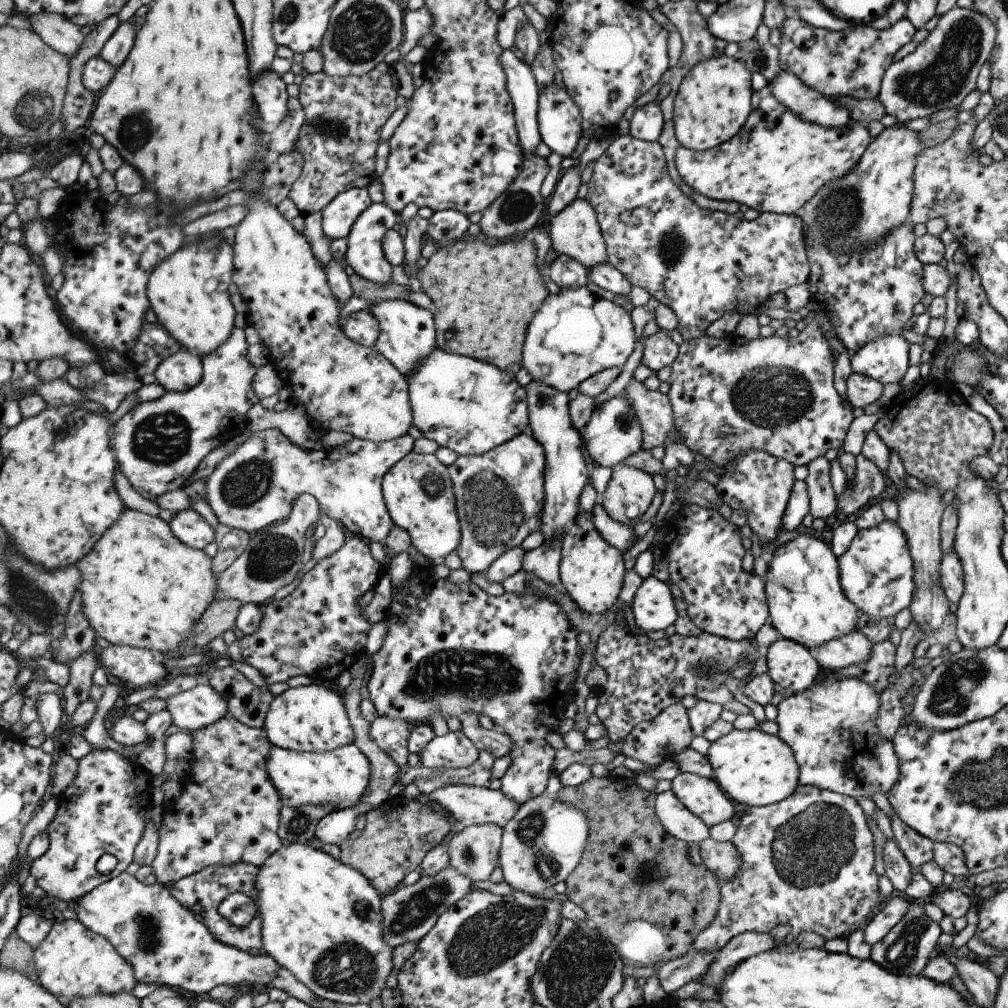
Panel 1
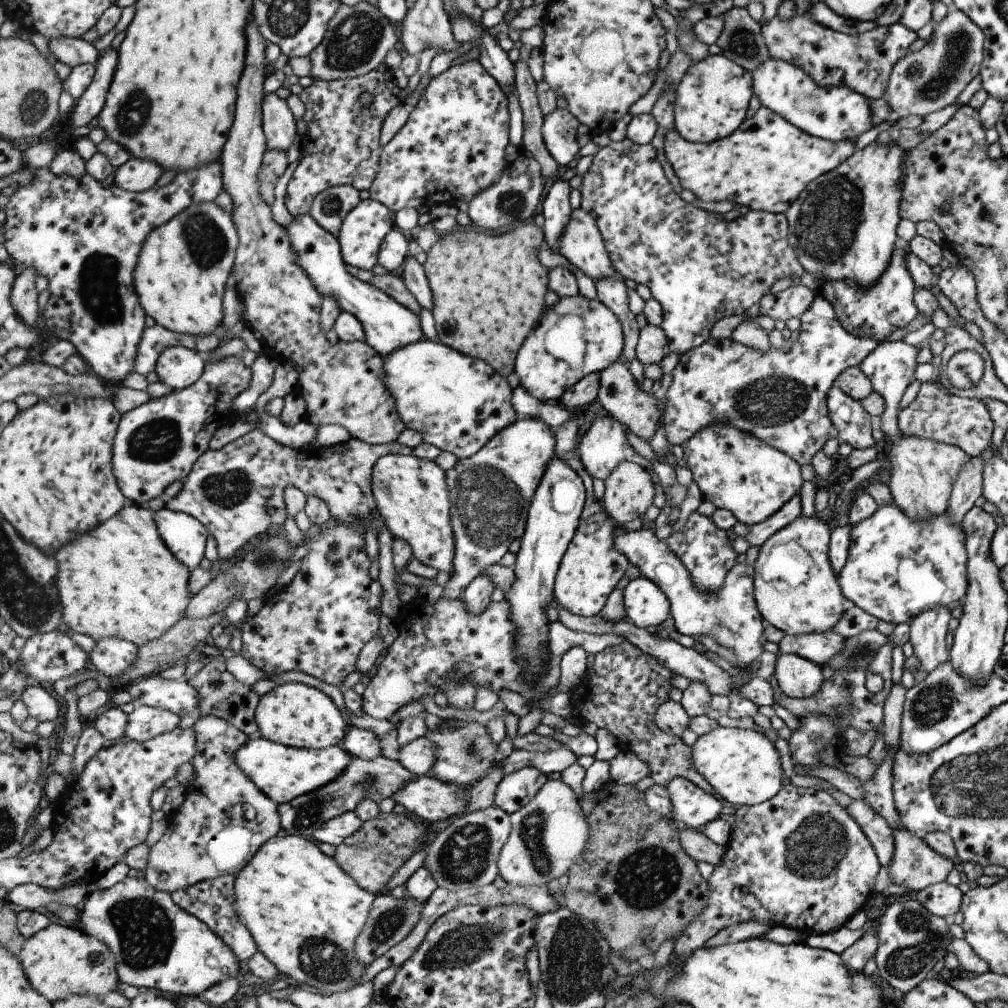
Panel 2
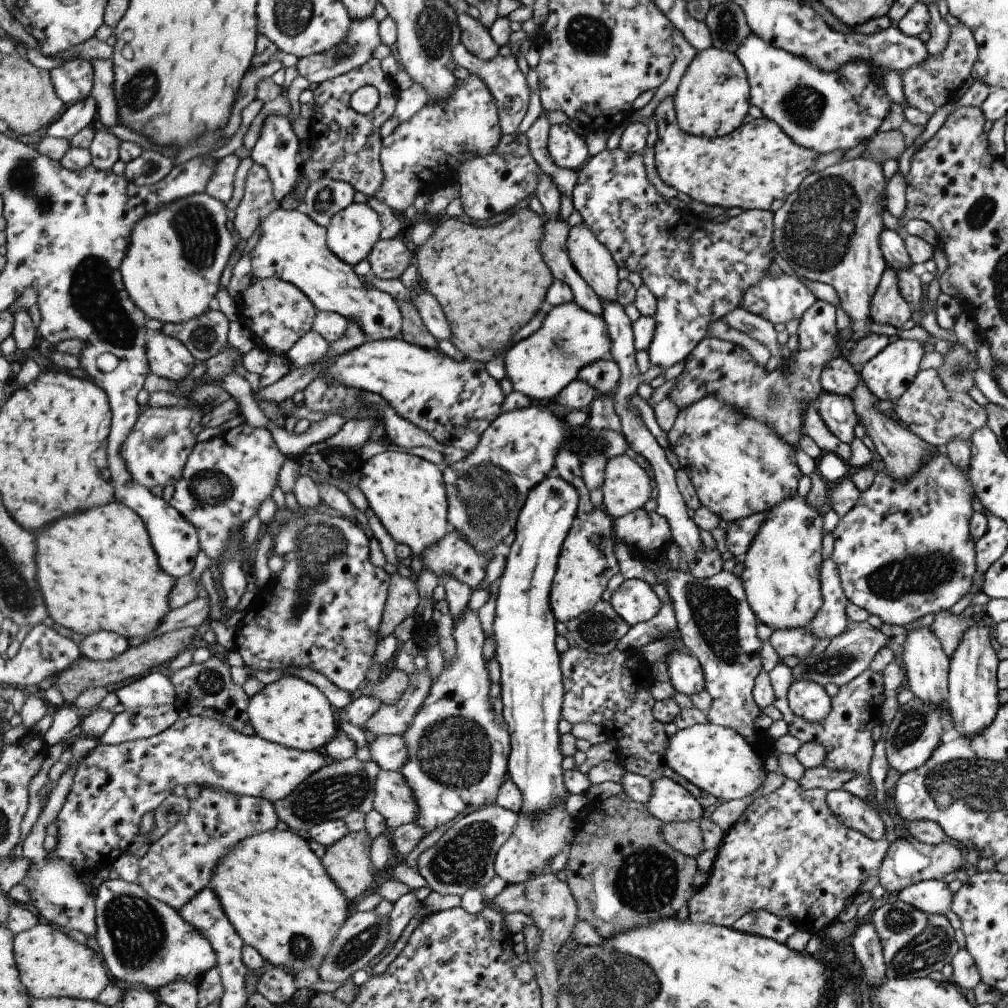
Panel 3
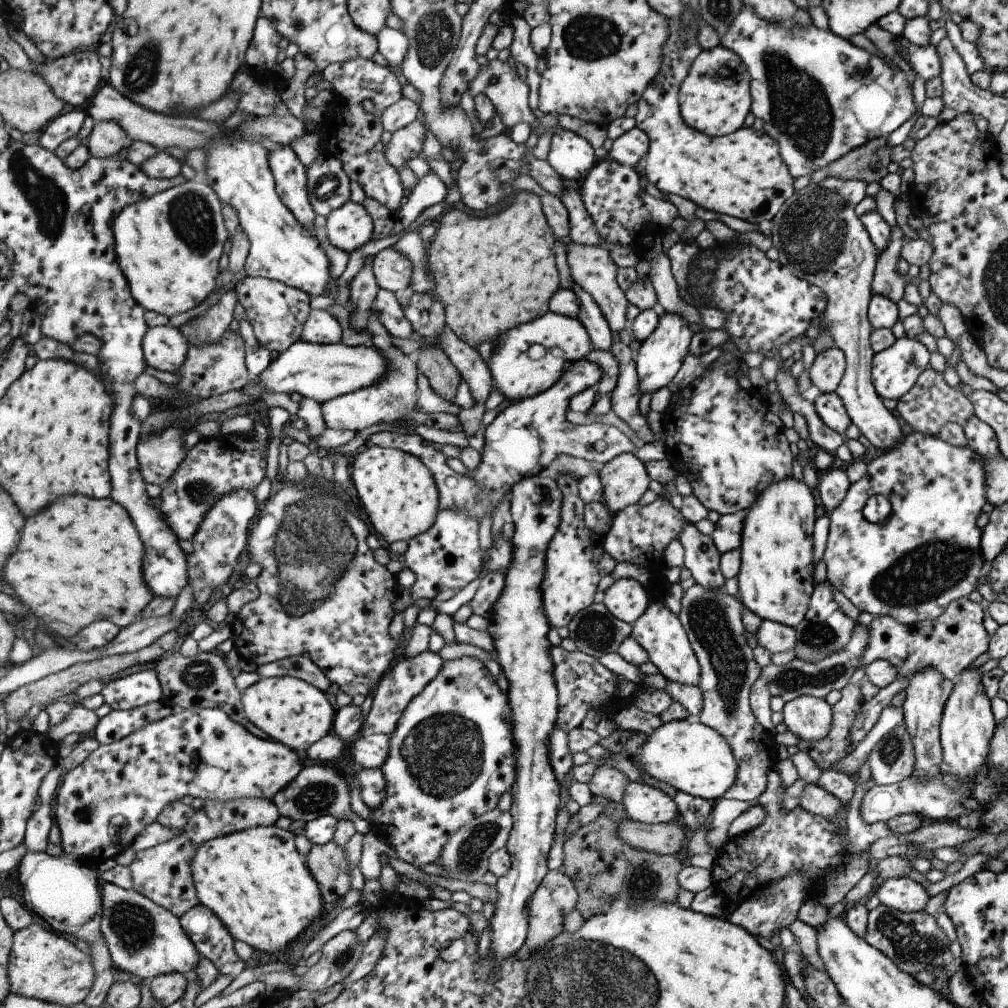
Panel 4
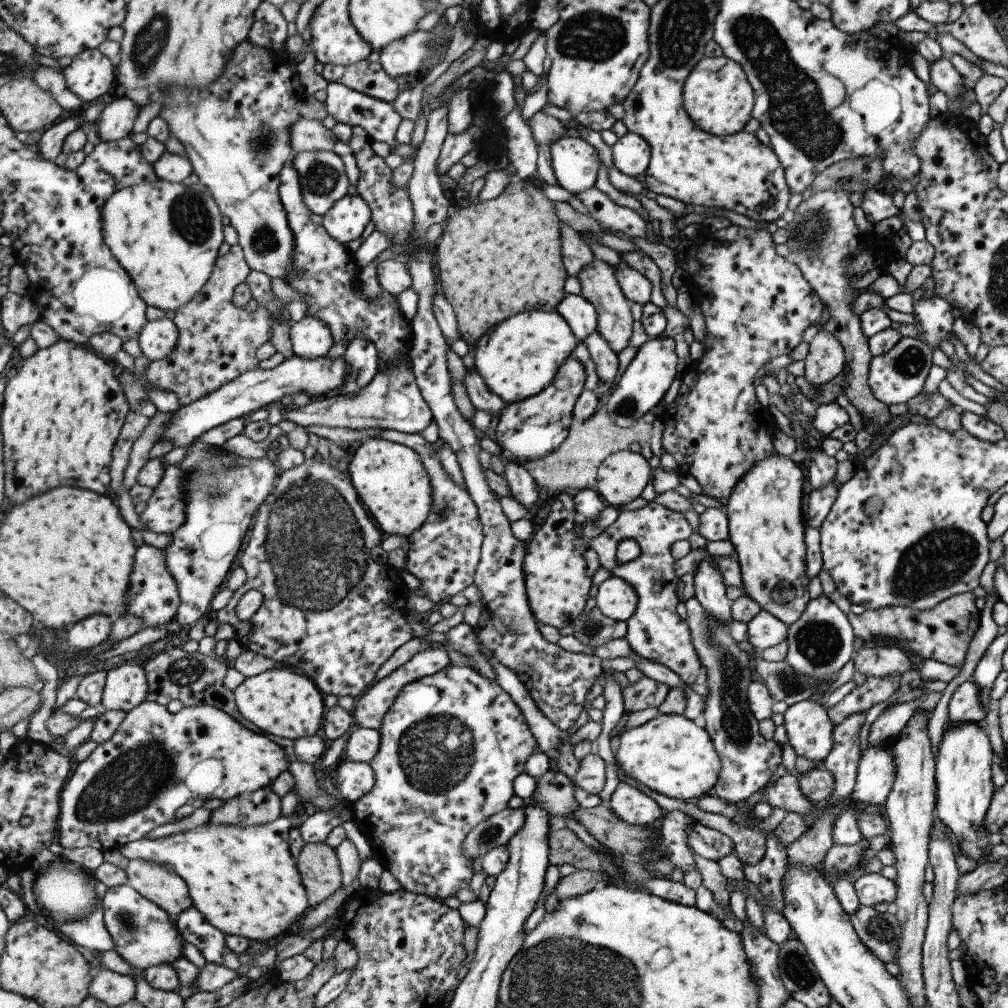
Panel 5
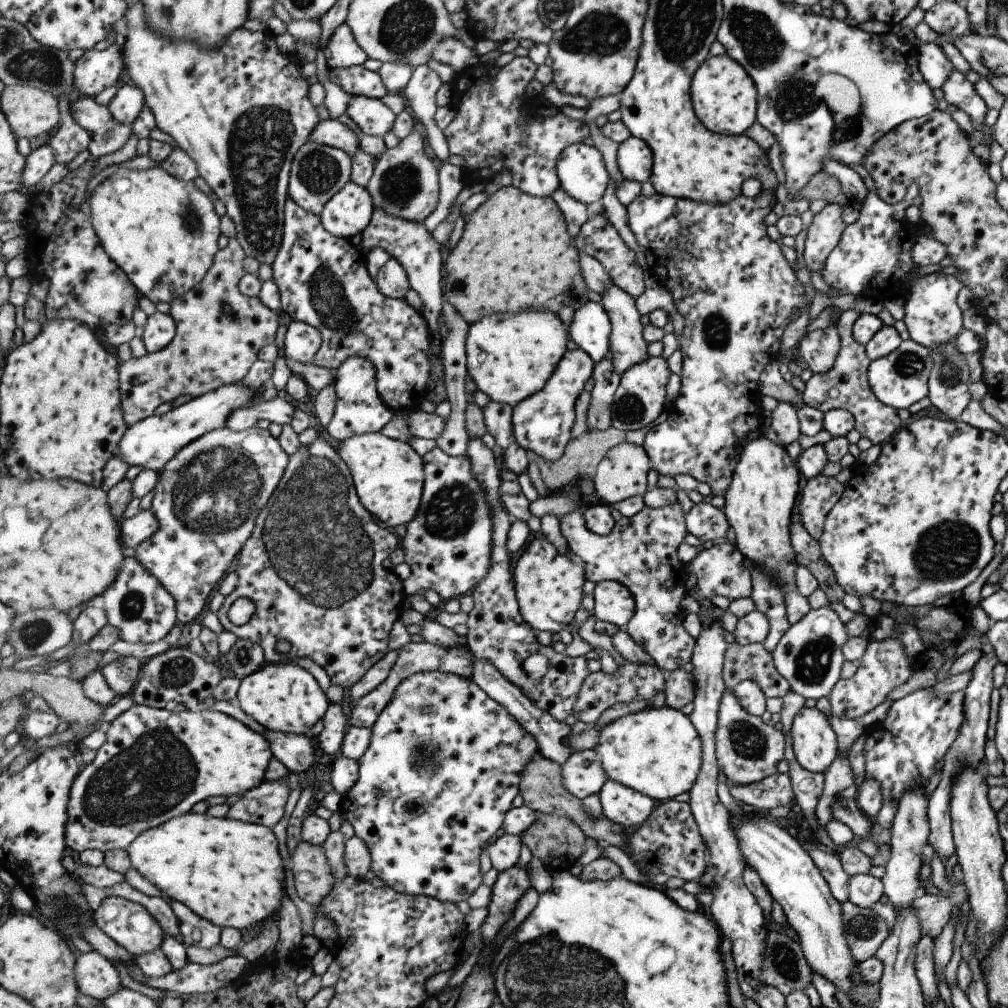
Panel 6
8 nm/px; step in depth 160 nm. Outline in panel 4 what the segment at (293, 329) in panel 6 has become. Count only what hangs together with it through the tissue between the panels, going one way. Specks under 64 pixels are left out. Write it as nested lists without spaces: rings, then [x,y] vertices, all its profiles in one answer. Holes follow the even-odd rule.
[[[317,304],[304,326],[302,340],[326,345],[339,343],[343,340],[343,326],[326,307]]]

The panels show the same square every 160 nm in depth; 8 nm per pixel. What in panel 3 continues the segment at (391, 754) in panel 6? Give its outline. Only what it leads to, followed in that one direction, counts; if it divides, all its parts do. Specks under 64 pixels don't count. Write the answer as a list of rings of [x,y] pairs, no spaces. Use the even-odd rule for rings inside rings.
[[[469,608],[463,612],[454,623],[453,634],[458,644],[456,657],[448,665],[445,662],[443,672],[431,687],[423,708],[416,714],[411,728],[403,735],[409,747],[410,759],[400,771],[420,804],[420,813],[415,823],[423,826],[426,834],[443,824],[449,824],[472,806],[483,808],[483,804],[497,803],[499,789],[510,772],[512,738],[507,724],[499,724],[493,707],[489,706],[492,681],[483,658],[485,632],[479,620],[479,612]]]

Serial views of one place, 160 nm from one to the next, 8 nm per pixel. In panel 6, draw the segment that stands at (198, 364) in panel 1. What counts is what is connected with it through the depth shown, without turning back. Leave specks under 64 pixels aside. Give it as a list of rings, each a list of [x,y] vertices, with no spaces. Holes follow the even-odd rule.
[[[155,312],[148,316],[141,337],[148,353],[158,353],[173,342],[176,335],[176,320],[170,314]]]

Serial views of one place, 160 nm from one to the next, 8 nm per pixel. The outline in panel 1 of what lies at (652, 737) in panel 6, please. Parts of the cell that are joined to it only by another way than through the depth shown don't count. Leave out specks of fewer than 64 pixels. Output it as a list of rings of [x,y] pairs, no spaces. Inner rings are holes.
[[[759,729],[729,731],[714,740],[707,749],[707,760],[713,771],[713,779],[735,802],[750,807],[770,805],[798,788],[798,766],[791,749],[777,736]]]

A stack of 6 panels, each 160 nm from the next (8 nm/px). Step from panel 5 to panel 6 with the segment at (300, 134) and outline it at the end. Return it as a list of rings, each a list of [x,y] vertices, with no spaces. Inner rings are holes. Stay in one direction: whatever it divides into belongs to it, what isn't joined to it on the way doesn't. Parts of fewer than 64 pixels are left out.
[[[327,119],[321,121],[309,140],[321,143],[330,147],[343,149],[347,154],[355,154],[359,150],[359,140],[362,134],[354,134],[353,130],[345,124],[341,124],[337,119]]]

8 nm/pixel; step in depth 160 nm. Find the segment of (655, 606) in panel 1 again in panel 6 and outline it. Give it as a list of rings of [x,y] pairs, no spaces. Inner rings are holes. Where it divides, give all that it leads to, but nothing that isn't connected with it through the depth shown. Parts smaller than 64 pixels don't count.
[[[619,581],[600,582],[593,594],[593,615],[599,621],[625,628],[635,616],[637,602],[634,594]]]

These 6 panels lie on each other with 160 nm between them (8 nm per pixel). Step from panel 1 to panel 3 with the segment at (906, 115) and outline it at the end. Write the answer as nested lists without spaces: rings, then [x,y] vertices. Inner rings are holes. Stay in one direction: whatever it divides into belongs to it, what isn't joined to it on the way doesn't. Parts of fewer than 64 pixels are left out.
[[[962,22],[949,26],[949,36],[941,54],[927,55],[919,64],[901,71],[901,86],[904,102],[919,112],[931,114],[946,102],[954,101],[957,90],[970,76],[977,51],[972,32]]]

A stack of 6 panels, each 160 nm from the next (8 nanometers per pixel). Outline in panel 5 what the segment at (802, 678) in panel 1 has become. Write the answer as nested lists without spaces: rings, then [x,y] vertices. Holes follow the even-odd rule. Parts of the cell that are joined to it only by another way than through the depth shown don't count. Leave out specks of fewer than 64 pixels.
[[[805,699],[789,705],[783,712],[783,726],[788,744],[796,756],[821,761],[832,747],[834,725],[826,707]]]

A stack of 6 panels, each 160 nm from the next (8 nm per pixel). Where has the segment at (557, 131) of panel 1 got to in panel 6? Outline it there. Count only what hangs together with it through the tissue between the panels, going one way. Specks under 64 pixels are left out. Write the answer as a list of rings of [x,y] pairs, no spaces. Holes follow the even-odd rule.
[[[590,142],[575,143],[562,152],[561,157],[558,158],[558,177],[567,194],[584,202],[591,210],[600,206],[601,198],[611,178],[605,168],[605,160],[601,152]]]

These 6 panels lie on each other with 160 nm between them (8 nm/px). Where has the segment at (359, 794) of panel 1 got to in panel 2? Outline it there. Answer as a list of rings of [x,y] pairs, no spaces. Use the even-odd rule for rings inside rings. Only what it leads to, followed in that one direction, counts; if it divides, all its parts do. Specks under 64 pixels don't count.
[[[260,735],[253,737],[247,746],[241,747],[236,759],[242,771],[279,804],[294,801],[304,794],[330,785],[346,772],[352,762],[351,755],[341,745],[326,749],[299,749]]]

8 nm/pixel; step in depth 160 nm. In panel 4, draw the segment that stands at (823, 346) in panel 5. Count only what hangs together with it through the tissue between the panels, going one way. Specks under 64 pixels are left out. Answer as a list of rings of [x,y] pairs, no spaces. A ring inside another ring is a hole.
[[[837,347],[817,354],[809,367],[812,385],[821,393],[834,392],[845,367],[844,354]]]

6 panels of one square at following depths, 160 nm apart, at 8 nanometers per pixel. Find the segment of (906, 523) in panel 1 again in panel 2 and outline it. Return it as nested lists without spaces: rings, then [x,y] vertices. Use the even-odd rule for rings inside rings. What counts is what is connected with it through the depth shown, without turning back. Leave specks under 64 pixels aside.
[[[901,436],[899,442],[896,442],[888,449],[883,448],[883,450],[886,454],[885,458],[892,466],[888,484],[892,502],[912,521],[927,521],[944,513],[950,497],[950,490],[953,486],[952,482],[964,466],[964,463],[971,458],[970,455],[965,454],[959,447],[915,437]],[[935,605],[930,609],[919,611],[908,622],[908,641],[912,644],[913,655],[918,658],[917,670],[930,673],[939,663],[948,658],[945,648],[945,636],[947,636],[947,621],[951,618],[947,605]]]

